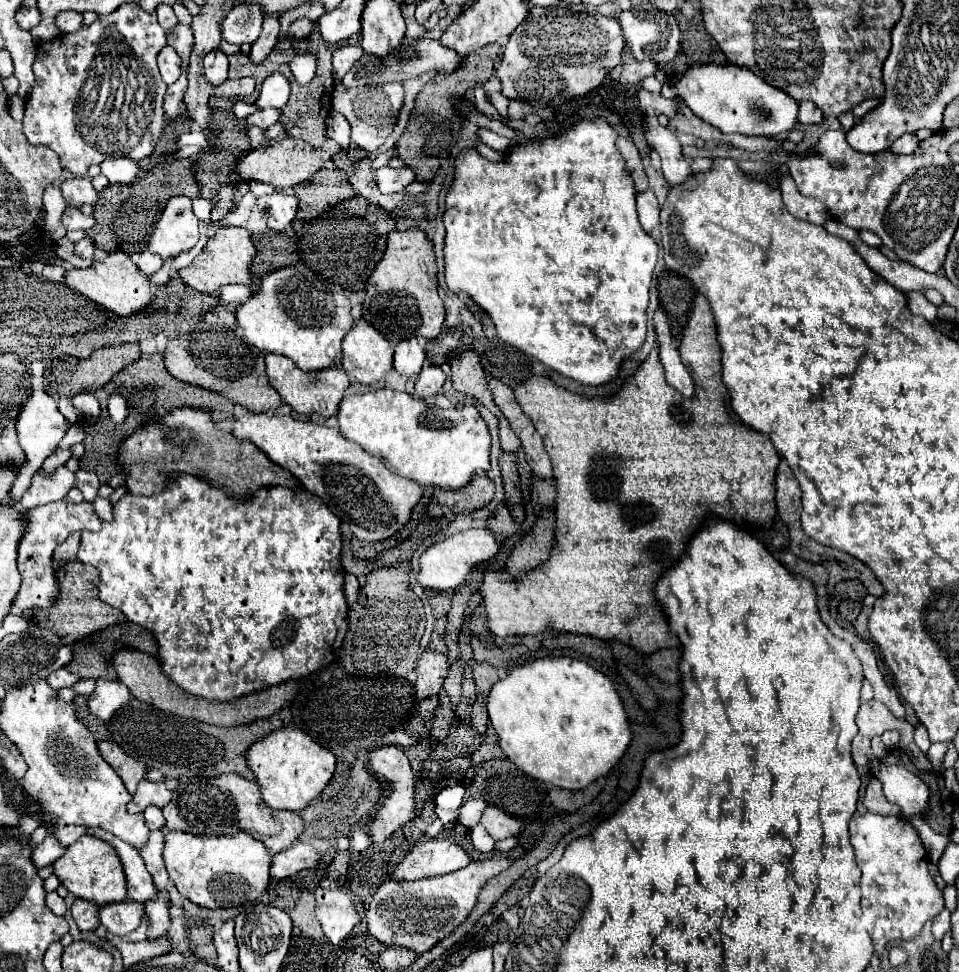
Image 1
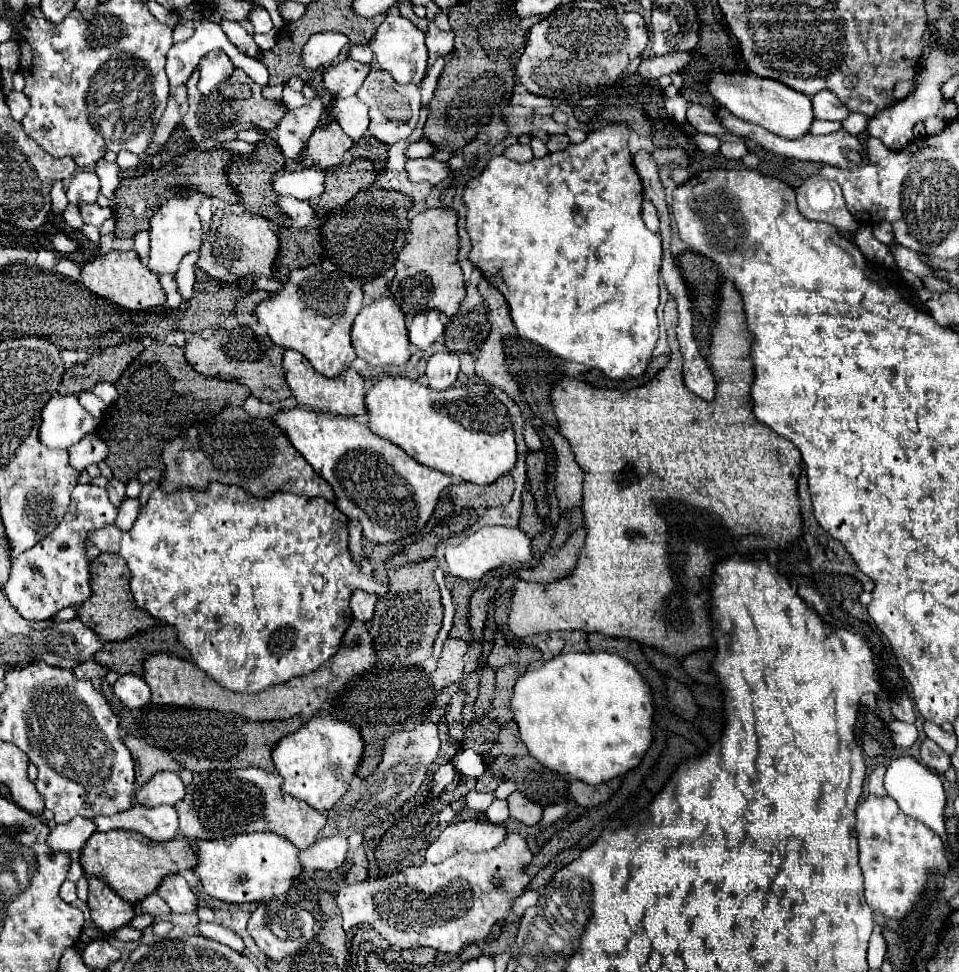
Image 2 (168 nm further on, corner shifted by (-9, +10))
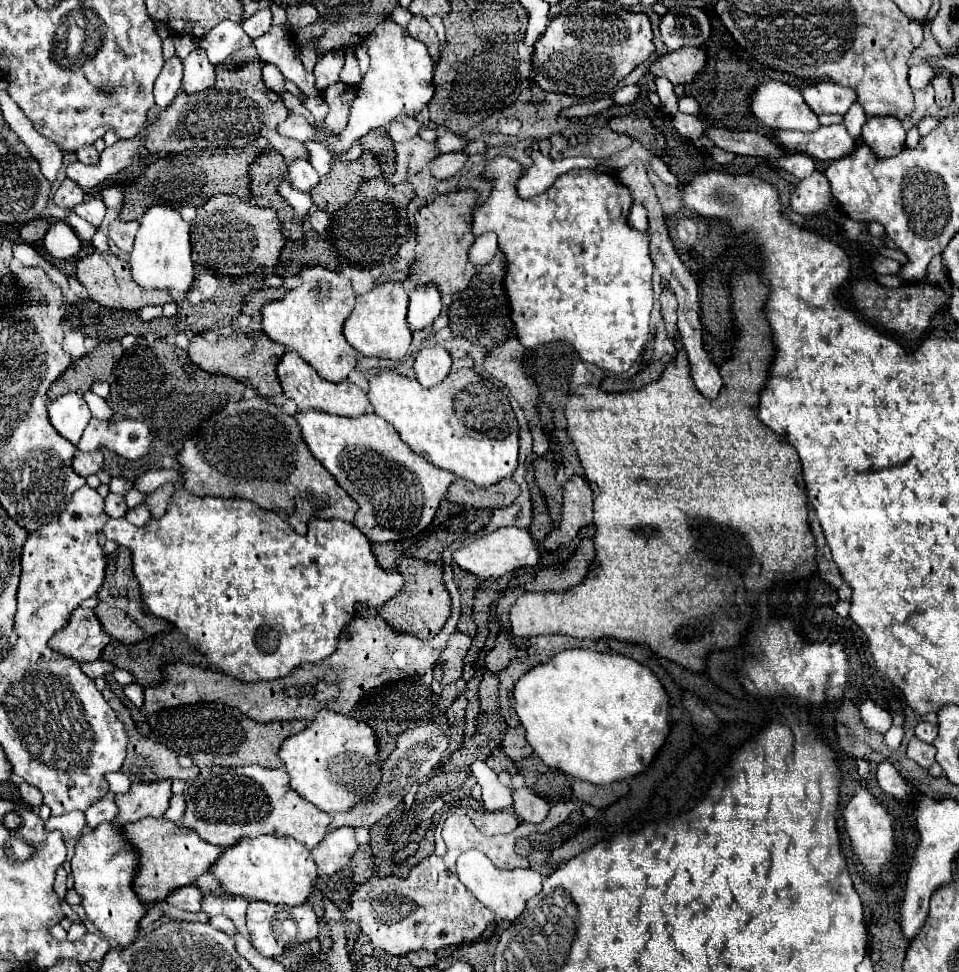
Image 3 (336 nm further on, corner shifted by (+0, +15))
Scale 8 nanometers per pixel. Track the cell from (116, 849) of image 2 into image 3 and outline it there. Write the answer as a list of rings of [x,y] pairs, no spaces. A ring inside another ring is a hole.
[[[166,819],[134,821],[130,825],[124,825],[120,835],[134,851],[138,851],[138,871],[132,889],[144,903],[162,901],[172,889],[196,883],[196,879],[208,873],[212,861],[216,861],[222,853],[222,847],[210,845],[208,841],[196,837],[196,833],[190,833],[180,823],[172,823]]]

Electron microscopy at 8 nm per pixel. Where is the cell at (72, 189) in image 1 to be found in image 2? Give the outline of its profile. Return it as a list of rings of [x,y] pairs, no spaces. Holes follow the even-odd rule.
[[[77,172],[67,188],[67,198],[71,204],[93,204],[99,194],[99,178],[95,172]]]

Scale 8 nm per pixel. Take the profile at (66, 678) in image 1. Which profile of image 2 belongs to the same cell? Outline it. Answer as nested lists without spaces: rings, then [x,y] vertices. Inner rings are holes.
[[[87,660],[87,662],[79,664],[73,672],[75,672],[75,676],[77,676],[77,678],[93,680],[93,678],[105,678],[109,670],[107,670],[105,666],[101,666],[101,664],[97,664],[95,660]]]

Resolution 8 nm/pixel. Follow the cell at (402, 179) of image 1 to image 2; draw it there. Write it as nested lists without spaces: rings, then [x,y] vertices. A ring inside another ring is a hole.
[[[419,158],[407,162],[407,174],[413,182],[427,180],[431,184],[439,184],[451,174],[451,168],[447,162],[439,162],[435,158]]]

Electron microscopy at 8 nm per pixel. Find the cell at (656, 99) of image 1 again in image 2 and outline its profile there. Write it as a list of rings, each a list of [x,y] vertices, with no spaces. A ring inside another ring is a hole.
[[[691,104],[689,106],[687,120],[697,128],[697,132],[711,134],[711,136],[723,136],[723,134],[727,134],[727,128],[719,122],[719,118],[711,110],[707,110],[707,108],[699,106],[699,104]]]

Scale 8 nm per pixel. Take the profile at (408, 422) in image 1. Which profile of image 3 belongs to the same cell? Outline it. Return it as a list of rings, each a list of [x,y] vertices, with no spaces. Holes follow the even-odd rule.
[[[472,369],[450,373],[440,385],[424,389],[416,379],[384,371],[370,377],[368,401],[374,413],[396,429],[400,439],[440,469],[480,487],[510,477],[518,461],[518,423],[508,399]]]

